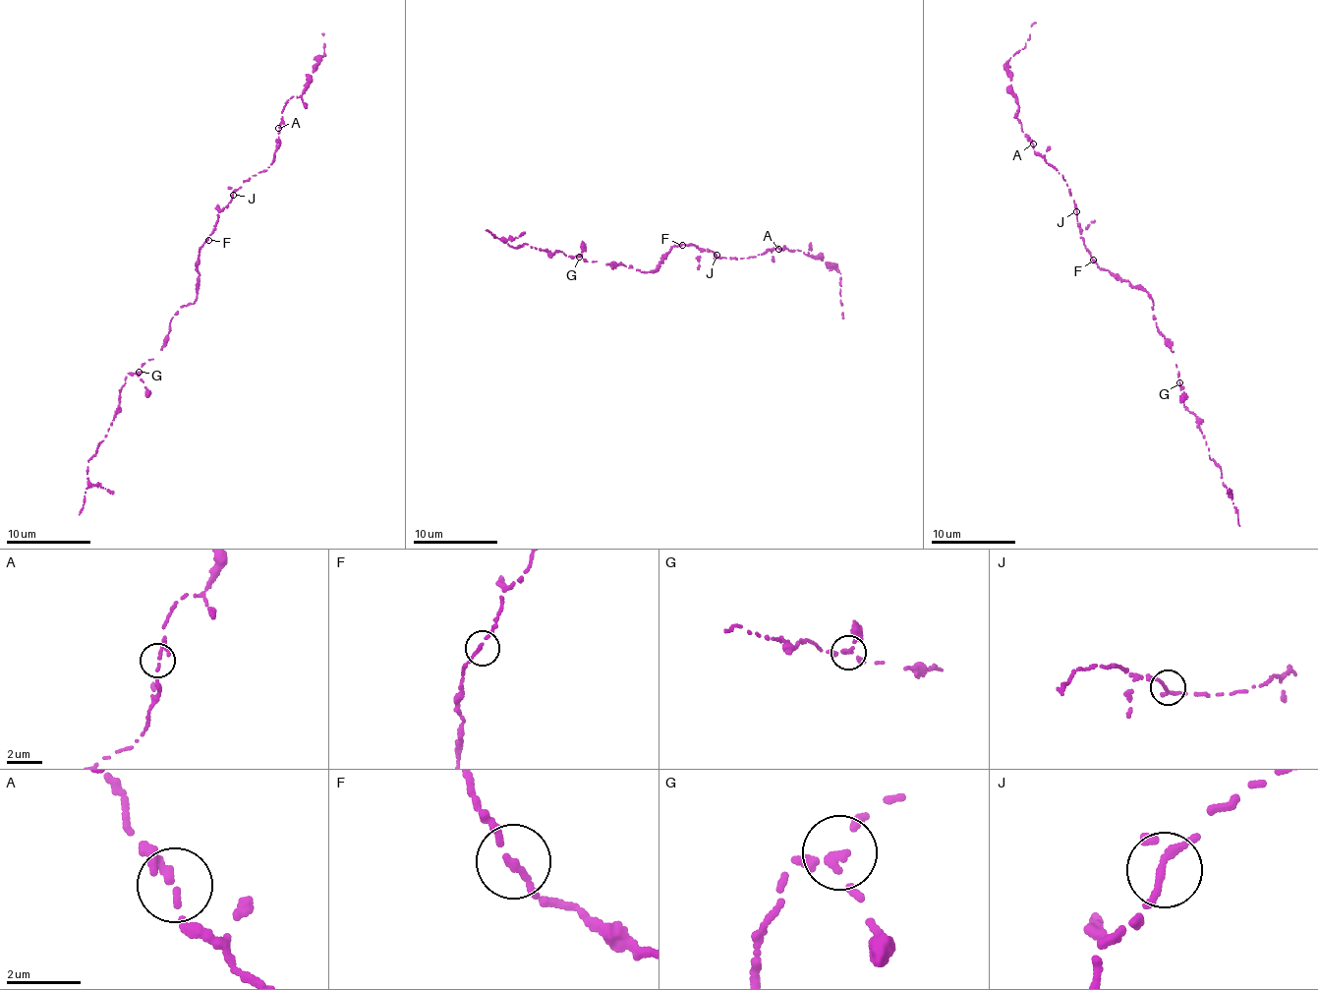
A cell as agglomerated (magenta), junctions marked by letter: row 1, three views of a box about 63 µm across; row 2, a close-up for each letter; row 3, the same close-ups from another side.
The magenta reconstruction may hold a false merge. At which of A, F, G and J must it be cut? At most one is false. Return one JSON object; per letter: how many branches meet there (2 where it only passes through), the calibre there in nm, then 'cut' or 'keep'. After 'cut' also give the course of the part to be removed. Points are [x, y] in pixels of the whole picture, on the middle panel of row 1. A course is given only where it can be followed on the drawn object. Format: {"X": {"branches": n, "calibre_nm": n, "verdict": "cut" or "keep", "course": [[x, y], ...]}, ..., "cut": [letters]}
{"A": {"branches": 3, "calibre_nm": 140, "verdict": "keep"}, "F": {"branches": 2, "calibre_nm": 170, "verdict": "keep"}, "G": {"branches": 3, "calibre_nm": 140, "verdict": "keep"}, "J": {"branches": 3, "calibre_nm": 150, "verdict": "keep"}, "cut": []}

